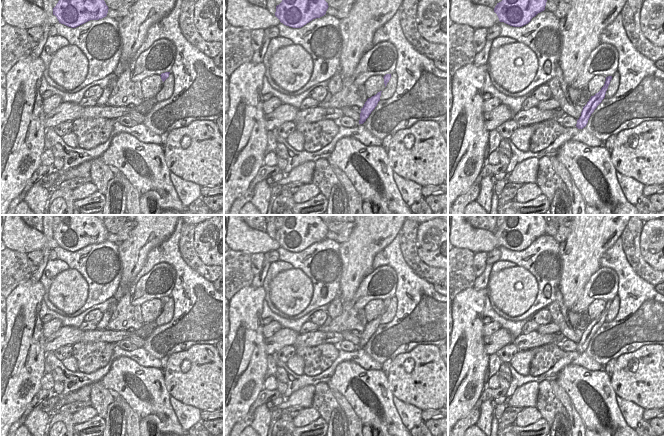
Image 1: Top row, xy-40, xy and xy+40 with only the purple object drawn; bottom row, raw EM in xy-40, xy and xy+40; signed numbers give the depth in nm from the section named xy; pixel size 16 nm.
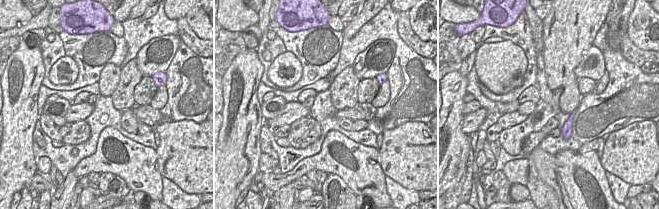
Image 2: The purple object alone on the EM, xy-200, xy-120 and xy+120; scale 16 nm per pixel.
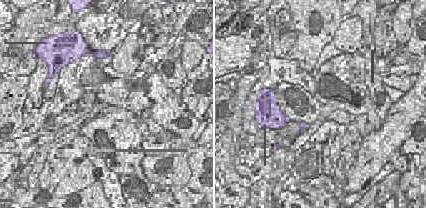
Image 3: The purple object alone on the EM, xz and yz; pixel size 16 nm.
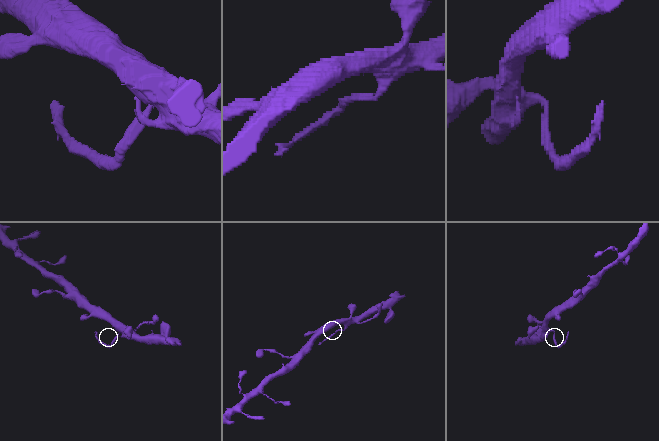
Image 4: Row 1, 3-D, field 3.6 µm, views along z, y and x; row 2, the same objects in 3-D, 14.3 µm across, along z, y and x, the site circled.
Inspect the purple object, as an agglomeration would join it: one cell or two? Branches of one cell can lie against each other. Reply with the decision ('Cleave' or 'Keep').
Cleave.

